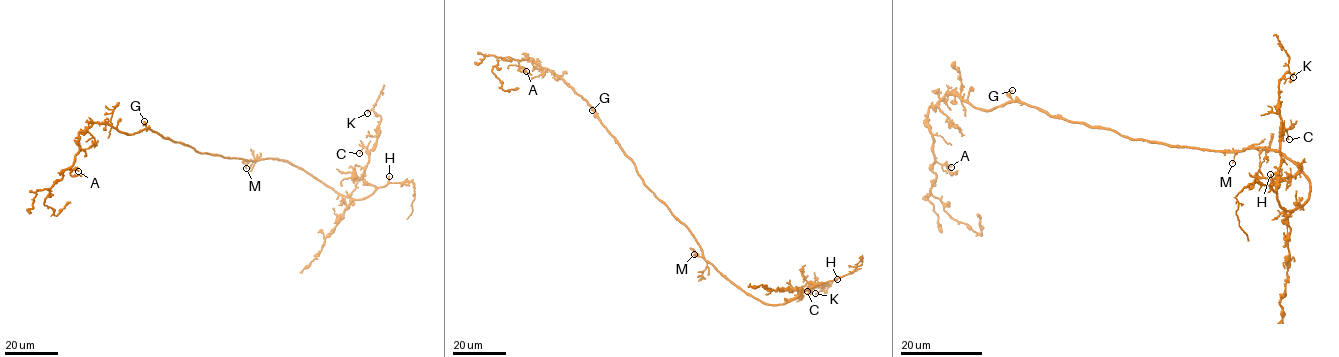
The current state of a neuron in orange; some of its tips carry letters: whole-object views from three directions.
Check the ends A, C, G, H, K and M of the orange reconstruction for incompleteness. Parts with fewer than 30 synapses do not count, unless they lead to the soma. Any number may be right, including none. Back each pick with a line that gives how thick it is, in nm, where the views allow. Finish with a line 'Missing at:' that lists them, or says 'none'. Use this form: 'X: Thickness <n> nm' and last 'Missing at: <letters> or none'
H: Thickness 180 nm
Missing at: H

